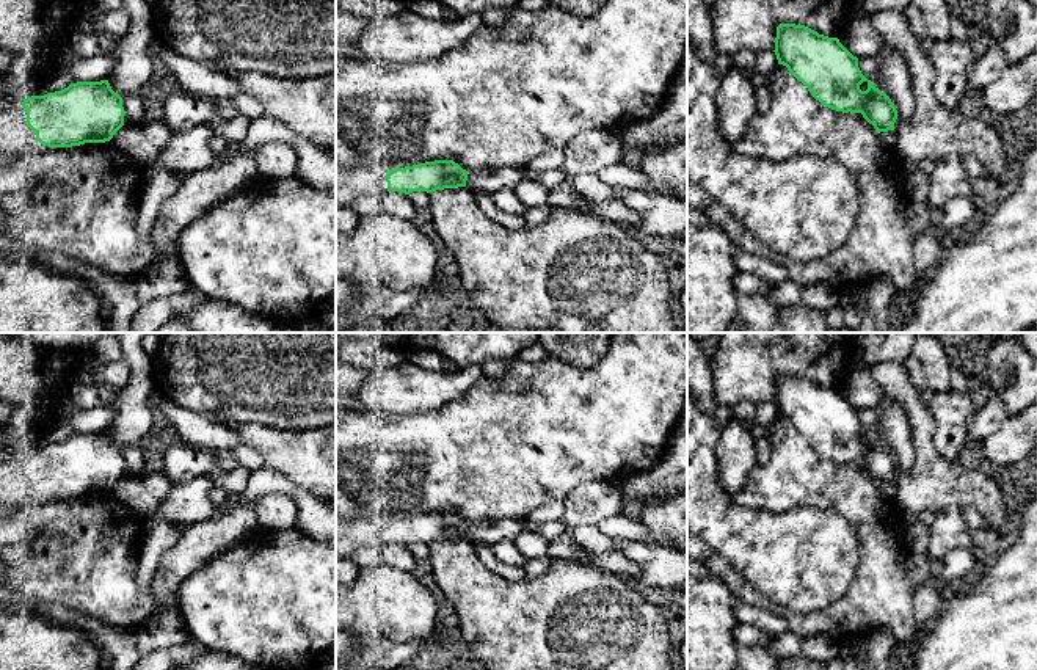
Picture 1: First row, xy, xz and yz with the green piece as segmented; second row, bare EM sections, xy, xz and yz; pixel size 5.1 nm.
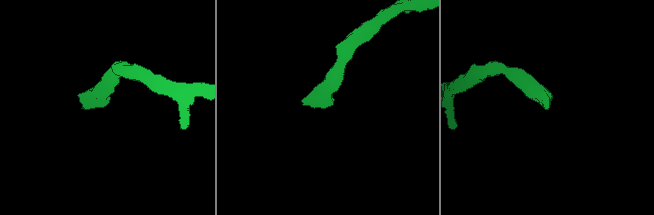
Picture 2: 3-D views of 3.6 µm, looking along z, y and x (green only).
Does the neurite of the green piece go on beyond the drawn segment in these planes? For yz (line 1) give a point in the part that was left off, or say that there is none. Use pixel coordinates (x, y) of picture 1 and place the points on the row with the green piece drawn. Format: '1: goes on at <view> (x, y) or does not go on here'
1: does not go on here

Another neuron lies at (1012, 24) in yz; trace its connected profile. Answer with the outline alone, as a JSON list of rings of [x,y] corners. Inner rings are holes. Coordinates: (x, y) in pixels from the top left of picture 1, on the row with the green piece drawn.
[[[987,0],[987,42],[998,44],[1009,64],[1037,50],[1037,6],[1028,0]]]

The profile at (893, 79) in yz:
[[[885,42],[880,61],[880,71],[872,77],[871,83],[891,99],[899,119],[911,118],[915,99],[905,56]]]

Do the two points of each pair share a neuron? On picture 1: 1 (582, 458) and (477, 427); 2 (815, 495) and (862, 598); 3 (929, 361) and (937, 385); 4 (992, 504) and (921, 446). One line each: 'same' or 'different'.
1: same
2: same
3: same
4: same

